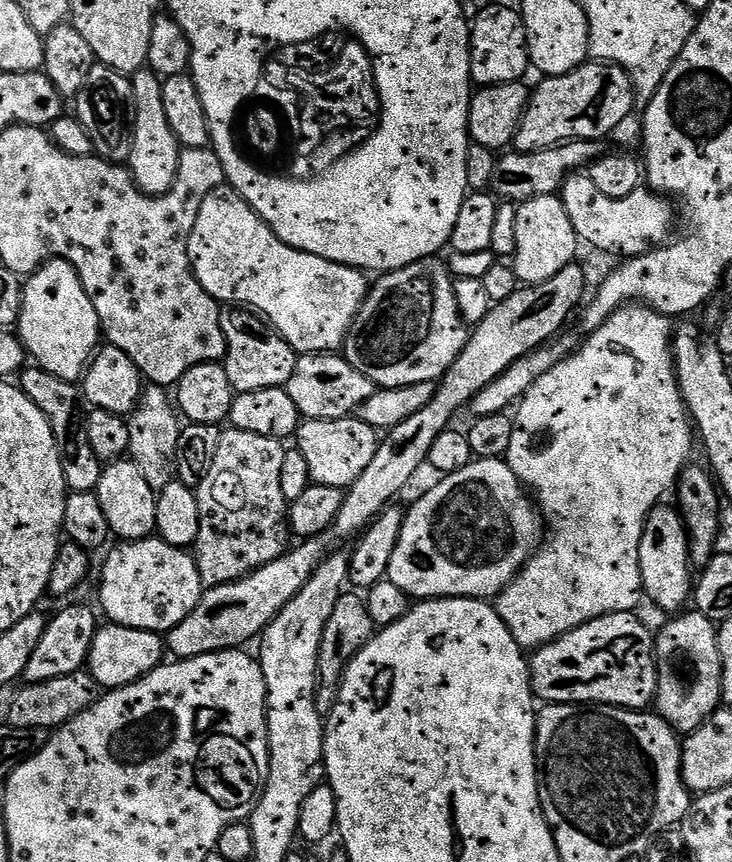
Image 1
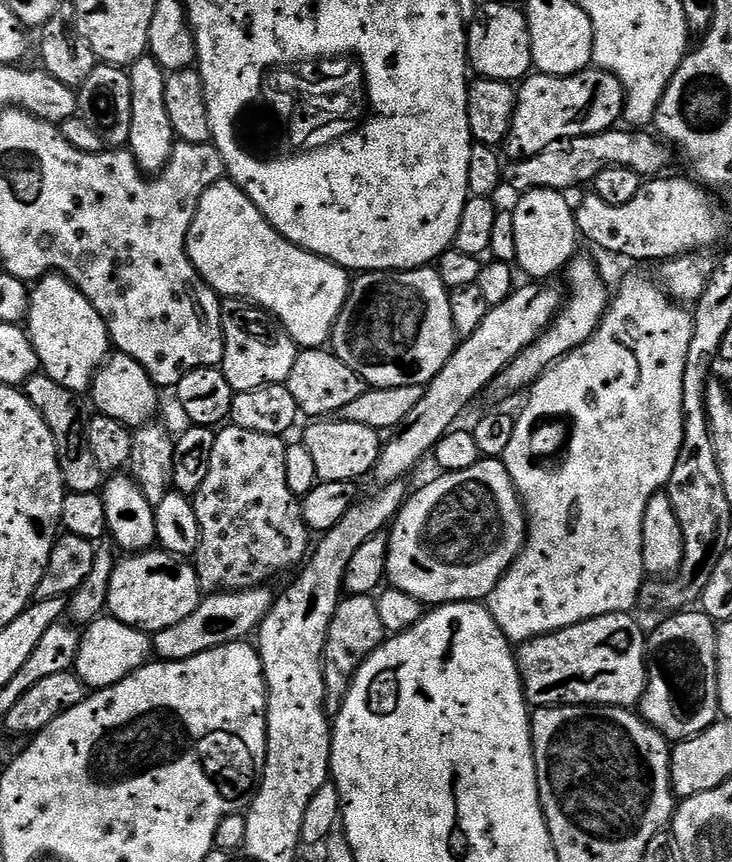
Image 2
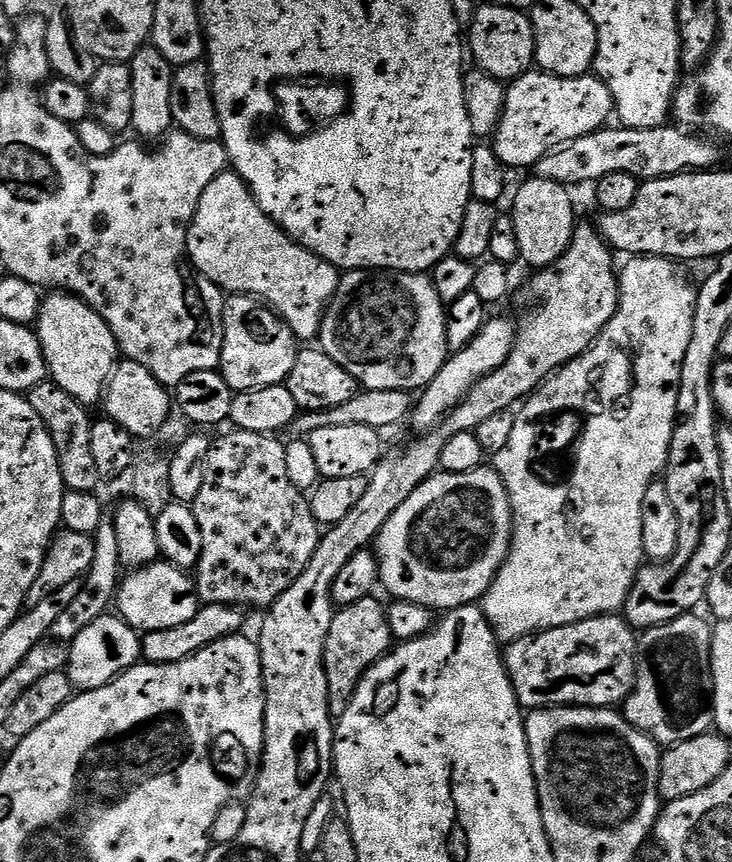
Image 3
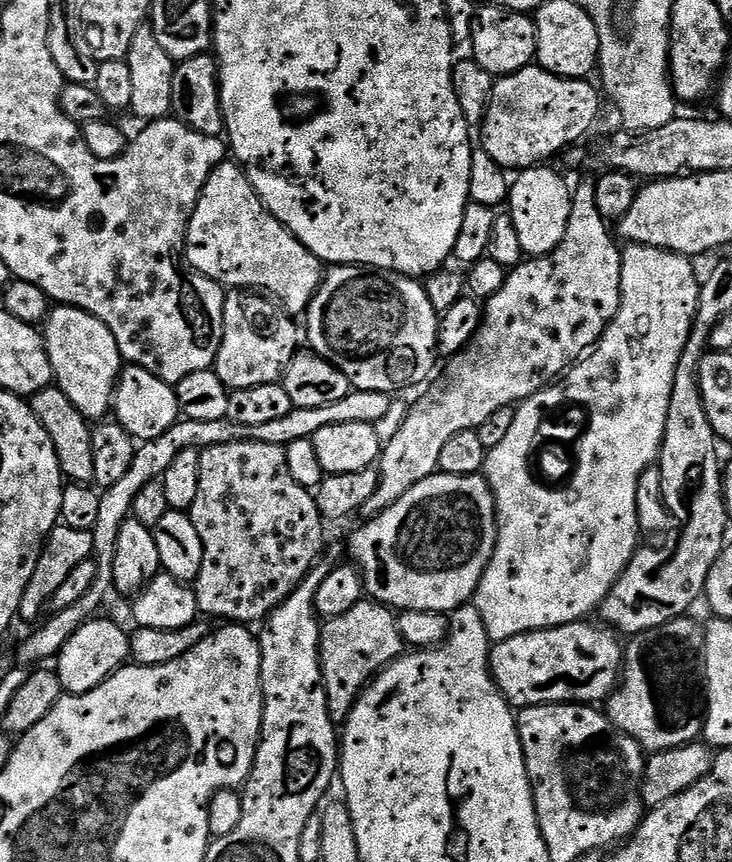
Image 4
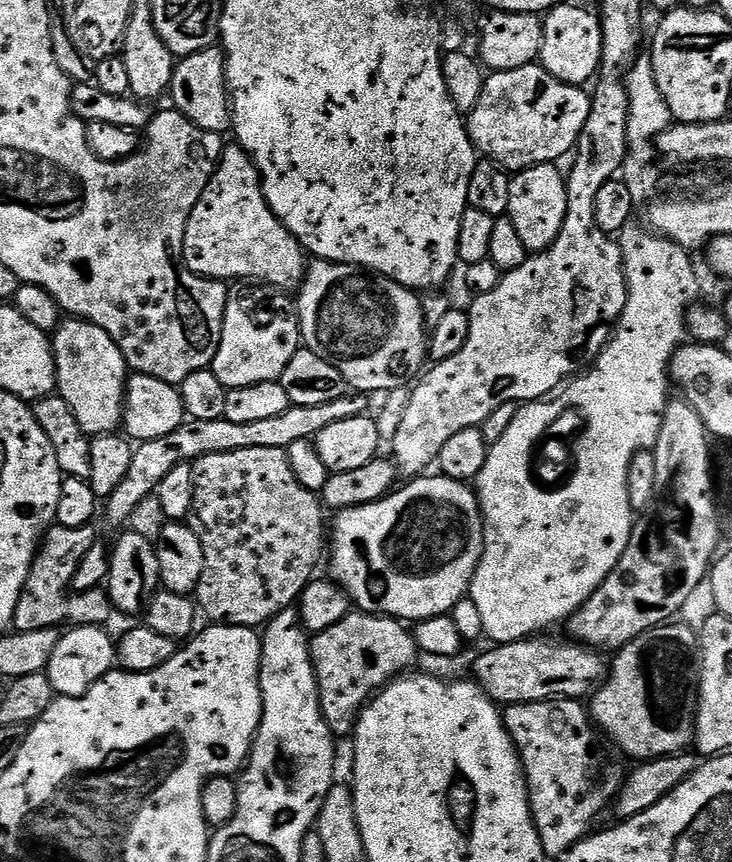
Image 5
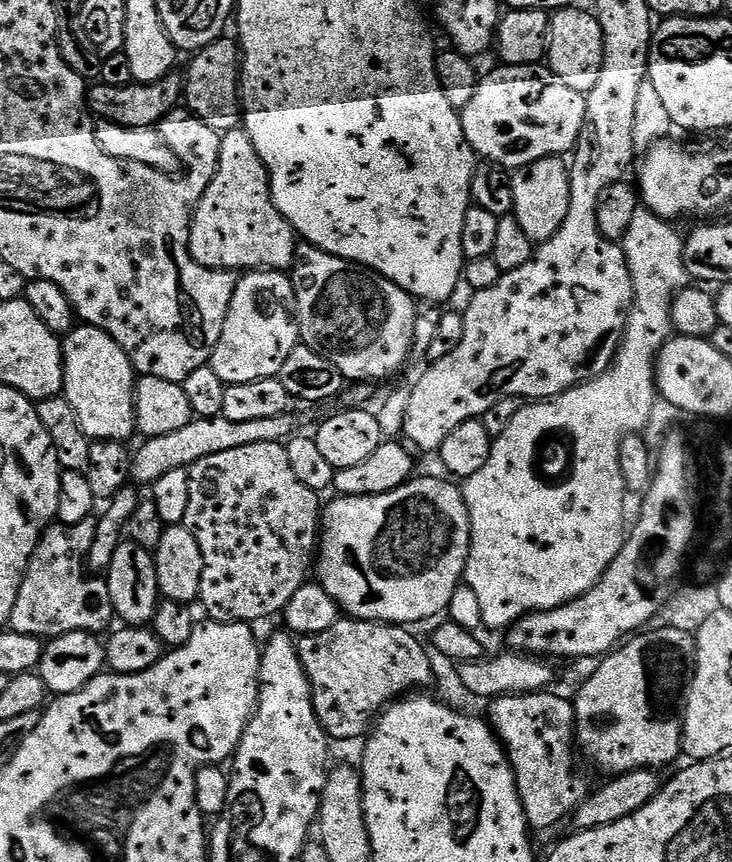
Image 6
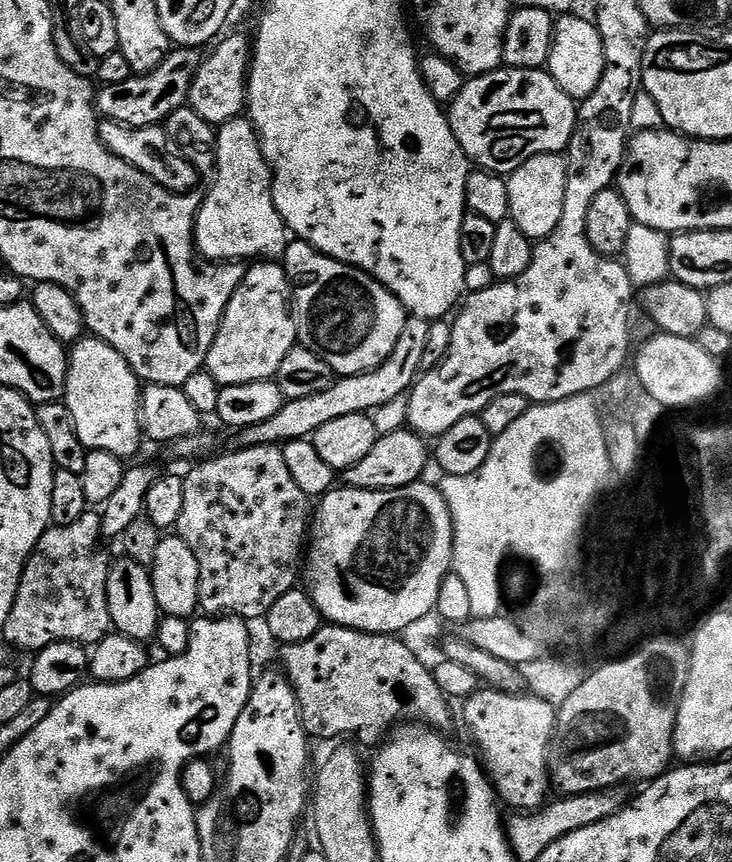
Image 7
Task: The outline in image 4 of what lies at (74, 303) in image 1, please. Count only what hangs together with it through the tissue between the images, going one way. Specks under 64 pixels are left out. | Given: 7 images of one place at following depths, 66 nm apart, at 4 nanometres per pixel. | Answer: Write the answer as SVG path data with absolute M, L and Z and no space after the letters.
M61 304L53 307L48 313L47 320L42 325L42 335L44 345L46 346L46 354L50 358L50 366L52 367L52 378L55 387L62 390L62 394L66 394L66 398L70 398L70 402L74 402L74 406L78 406L78 410L86 417L89 422L100 422L105 419L104 415L112 412L112 395L116 392L116 381L120 379L120 369L122 367L122 357L118 350L118 342L114 342L114 334L110 334L110 330L106 330L106 322L98 322L98 318L94 318L94 314L90 314L81 308L72 308L69 304Z

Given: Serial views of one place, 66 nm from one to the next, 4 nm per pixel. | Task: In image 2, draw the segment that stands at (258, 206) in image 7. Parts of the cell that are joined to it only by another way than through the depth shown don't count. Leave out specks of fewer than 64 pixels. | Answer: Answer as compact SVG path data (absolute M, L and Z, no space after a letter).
M225 178L218 182L214 182L214 186L210 186L202 194L202 198L198 202L198 210L194 214L194 222L188 231L188 257L190 258L190 262L196 267L196 273L216 291L217 296L221 298L247 300L263 308L265 312L275 317L280 327L287 332L288 337L301 349L324 348L325 345L331 341L332 327L348 297L348 289L350 287L350 273L348 269L339 268L332 260L327 260L321 256L315 256L313 252L307 252L304 248L298 247L297 244L291 244L282 233L278 230L274 230L274 226L270 226L270 222L261 214L258 210L258 206L254 206L254 202L250 202L248 195L246 195L234 181Z

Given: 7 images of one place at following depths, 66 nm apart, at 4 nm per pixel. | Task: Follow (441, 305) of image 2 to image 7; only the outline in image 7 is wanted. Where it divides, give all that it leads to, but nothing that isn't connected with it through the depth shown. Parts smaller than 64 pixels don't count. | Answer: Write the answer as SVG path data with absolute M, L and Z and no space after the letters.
M299 238L289 239L282 263L284 273L292 285L292 317L296 323L299 347L318 354L322 362L330 362L340 378L372 372L382 366L386 358L390 358L390 354L394 354L394 346L398 346L398 338L402 338L409 313L405 312L402 302L398 302L398 298L390 290L386 290L386 286L382 286L361 268L330 258Z

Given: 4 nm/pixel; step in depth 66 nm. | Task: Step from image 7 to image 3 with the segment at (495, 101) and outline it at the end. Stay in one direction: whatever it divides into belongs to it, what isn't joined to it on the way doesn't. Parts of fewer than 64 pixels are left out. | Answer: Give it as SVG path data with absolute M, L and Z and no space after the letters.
M529 70L507 85L504 109L490 146L505 169L531 169L557 144L597 132L613 116L610 90L595 74L553 76L551 72Z

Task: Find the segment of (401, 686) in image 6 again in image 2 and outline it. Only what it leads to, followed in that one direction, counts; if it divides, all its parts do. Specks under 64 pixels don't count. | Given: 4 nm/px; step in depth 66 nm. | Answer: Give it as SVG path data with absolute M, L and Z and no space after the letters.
M345 595L330 618L330 630L324 647L324 713L335 718L348 688L356 677L356 671L375 648L386 639L386 633L378 615L378 606L372 596Z

